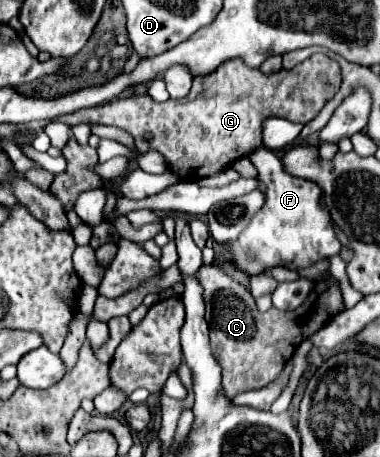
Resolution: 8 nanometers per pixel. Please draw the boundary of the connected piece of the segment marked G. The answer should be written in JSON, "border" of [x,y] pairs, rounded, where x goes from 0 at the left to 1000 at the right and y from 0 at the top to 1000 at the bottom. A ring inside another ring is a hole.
{"border":[[[850,116],[818,120],[808,129],[808,147],[792,142],[792,151],[774,147],[768,153],[745,149],[734,160],[713,160],[713,164],[697,164],[687,151],[655,147],[650,138],[639,138],[624,125],[624,129],[592,133],[587,142],[571,147],[571,155],[561,155],[550,164],[513,168],[497,208],[482,217],[461,217],[461,221],[439,217],[429,225],[413,225],[387,208],[345,208],[329,217],[292,221],[271,234],[213,239],[203,247],[155,256],[150,265],[166,265],[176,274],[203,274],[218,265],[218,269],[266,269],[266,274],[318,278],[350,295],[366,330],[379,333],[379,326],[418,330],[434,344],[434,352],[445,357],[450,374],[471,392],[518,396],[518,392],[555,387],[555,383],[592,374],[618,348],[661,339],[676,322],[687,322],[697,260],[745,256],[745,260],[766,260],[776,269],[813,269],[818,260],[829,260],[829,252],[845,243],[845,234],[892,199],[892,182],[897,182],[897,155],[892,155],[887,133],[866,129]],[[387,291],[397,295],[397,309],[382,309],[376,295],[387,295]]]}

